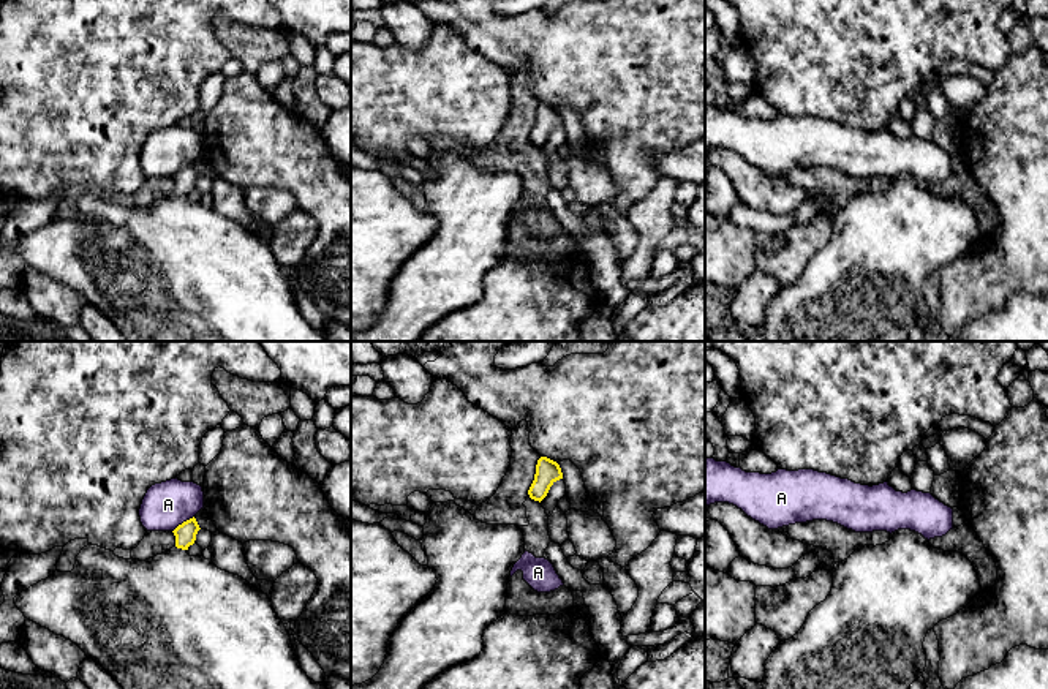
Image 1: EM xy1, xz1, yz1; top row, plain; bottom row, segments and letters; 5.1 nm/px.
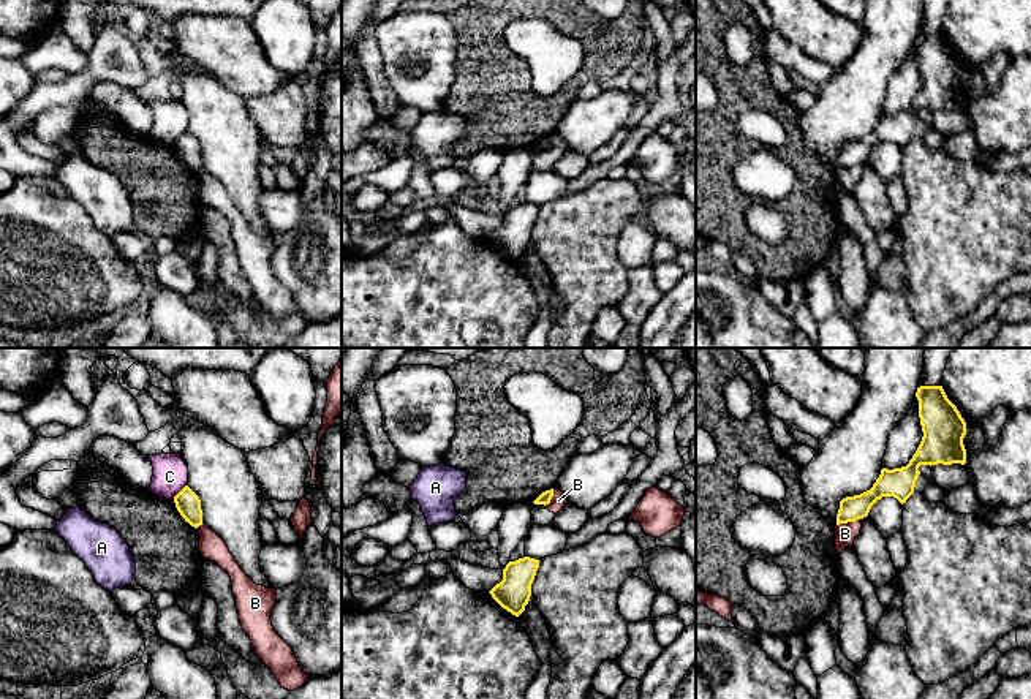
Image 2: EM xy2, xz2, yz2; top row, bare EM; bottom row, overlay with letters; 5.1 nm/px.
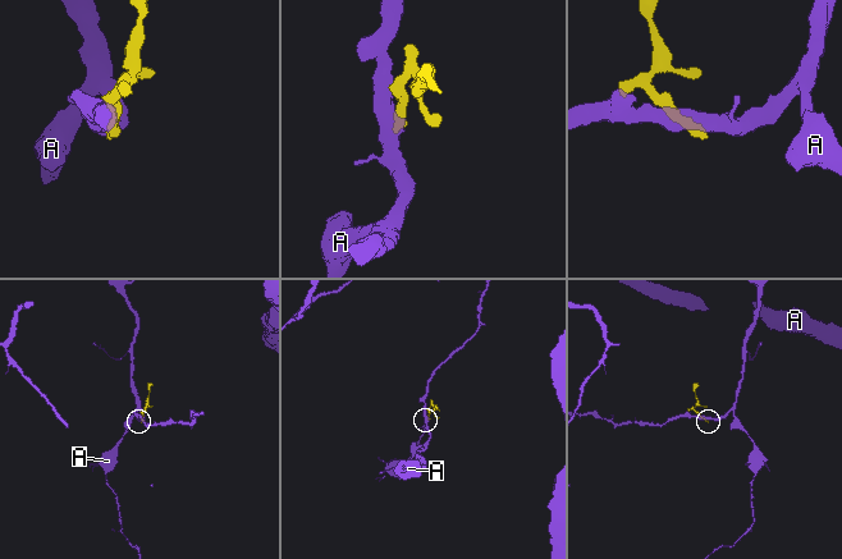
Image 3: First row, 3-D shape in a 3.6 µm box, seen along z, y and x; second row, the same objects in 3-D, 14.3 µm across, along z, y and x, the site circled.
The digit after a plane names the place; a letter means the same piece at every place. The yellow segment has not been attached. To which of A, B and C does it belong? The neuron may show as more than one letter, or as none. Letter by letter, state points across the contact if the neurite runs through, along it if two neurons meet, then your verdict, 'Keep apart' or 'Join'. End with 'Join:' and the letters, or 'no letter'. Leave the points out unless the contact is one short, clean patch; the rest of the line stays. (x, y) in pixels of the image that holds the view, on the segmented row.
A: Boundary: xy1 (193, 515), (173, 531). Keep apart
B: Boundary: yz2 (857, 519), (837, 525). Keep apart
C: Boundary: xy2 (185, 484), (173, 498). Keep apart
Join: no letter

